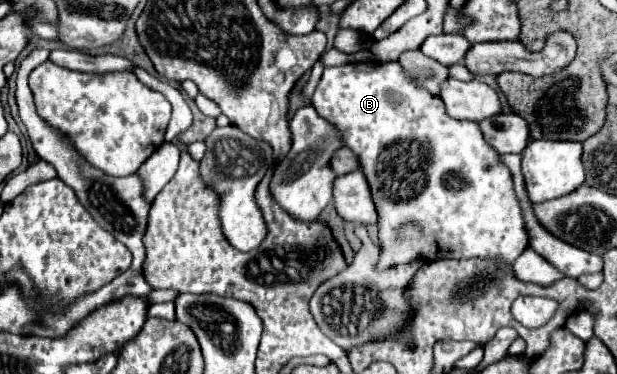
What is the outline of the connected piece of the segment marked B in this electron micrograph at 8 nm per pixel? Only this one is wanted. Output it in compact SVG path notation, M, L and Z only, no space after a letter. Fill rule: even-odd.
M360 62L360 64L328 66L328 68L324 68L324 74L322 74L322 78L316 86L316 92L314 92L312 100L314 100L314 108L318 110L318 114L324 116L326 120L330 120L342 132L344 144L360 156L362 172L366 174L366 180L372 188L376 210L380 214L380 218L378 218L380 234L378 236L380 236L382 254L380 254L378 268L390 268L390 266L396 266L396 264L402 264L402 262L410 262L418 256L424 256L426 260L490 258L490 260L496 260L496 262L502 262L502 264L512 264L522 254L522 250L526 250L528 232L526 232L526 224L524 224L524 214L522 214L520 202L514 194L514 184L512 184L512 178L510 178L510 170L506 170L506 166L502 166L502 162L498 162L500 154L482 138L478 122L466 122L466 120L450 118L446 114L446 108L440 102L440 98L434 98L432 94L426 94L424 88L420 88L412 78L408 78L404 74L404 70L398 62Z

